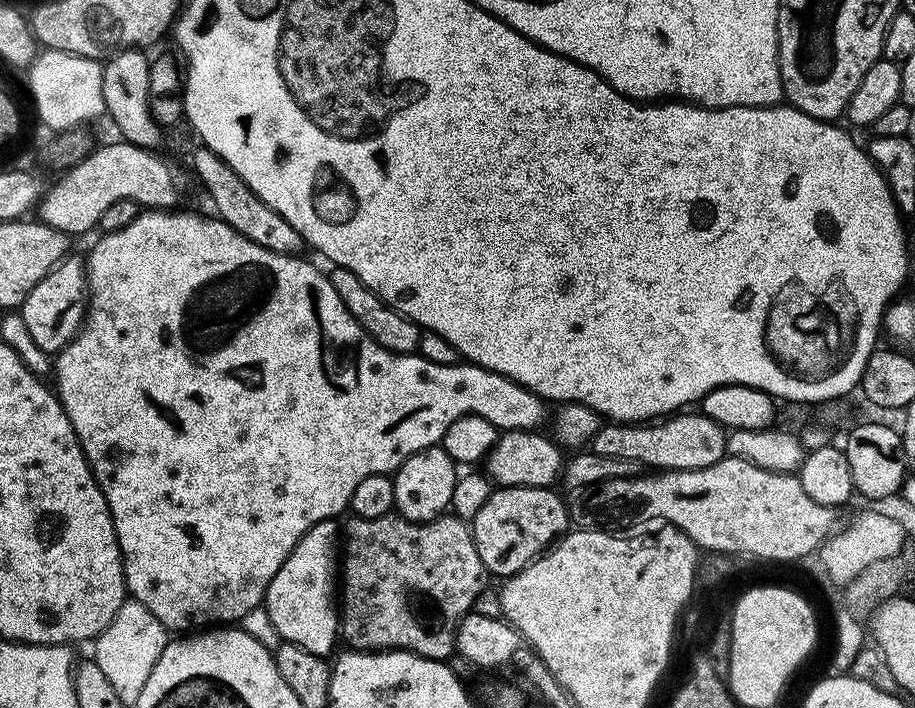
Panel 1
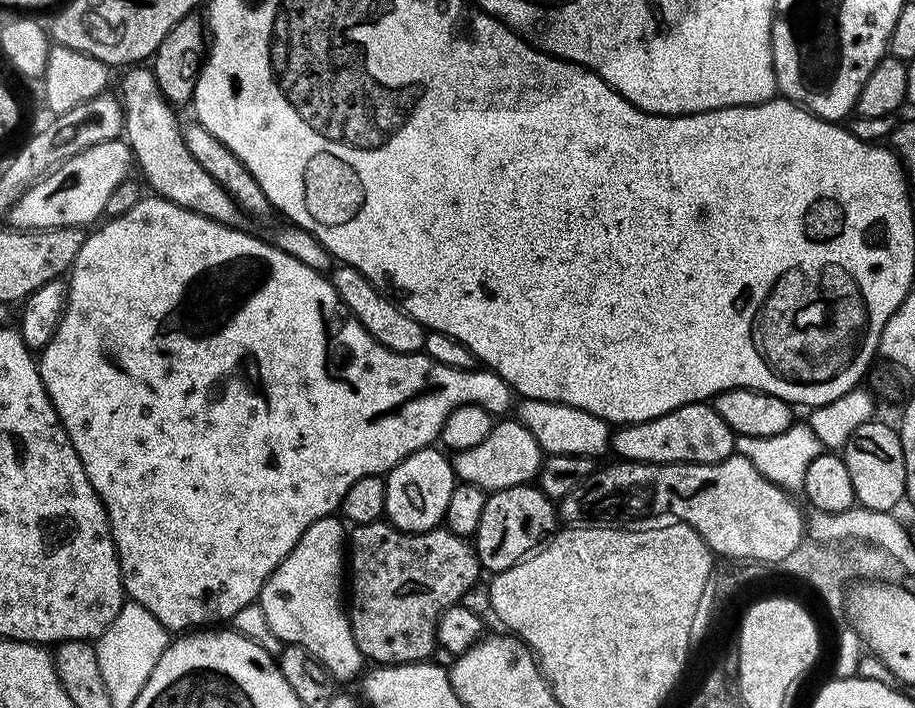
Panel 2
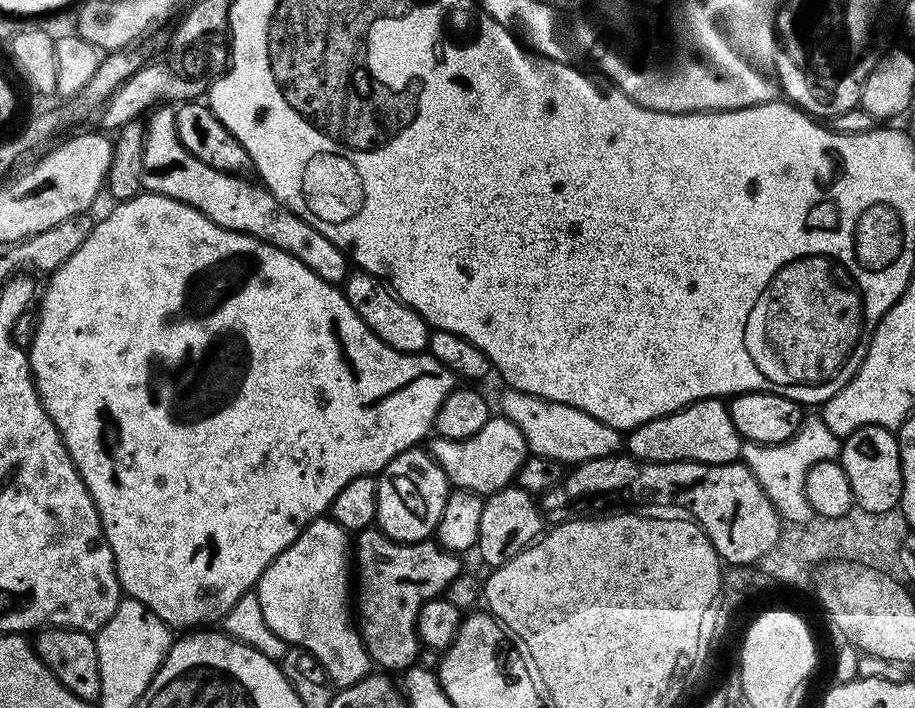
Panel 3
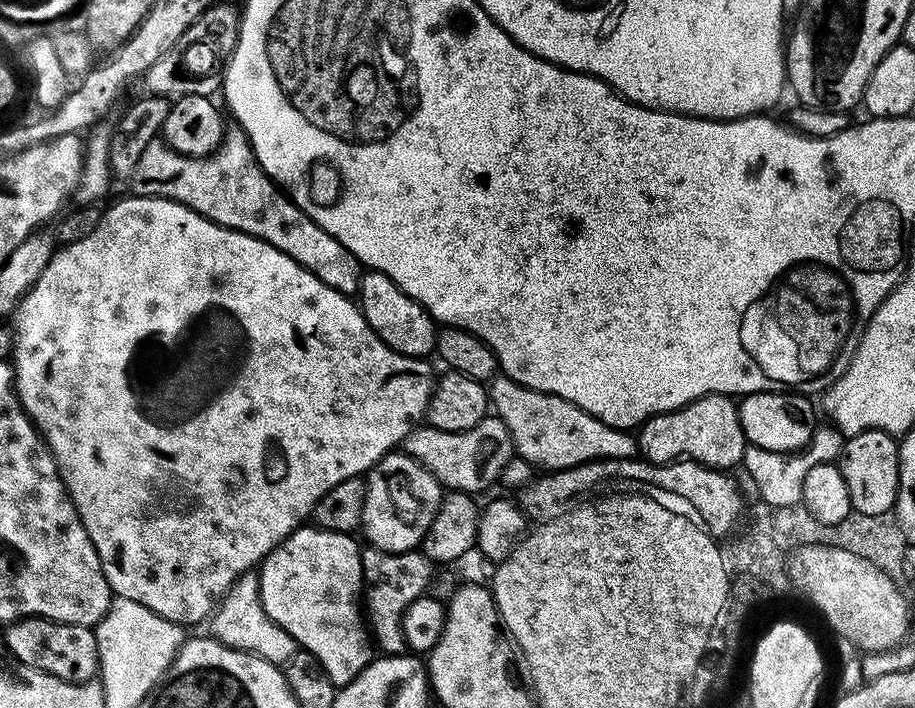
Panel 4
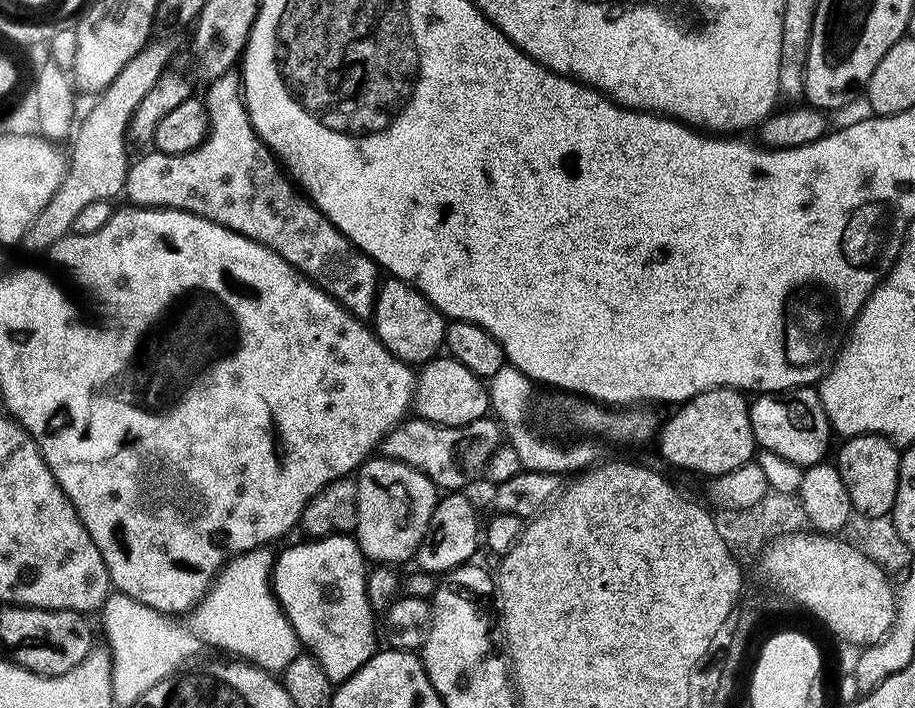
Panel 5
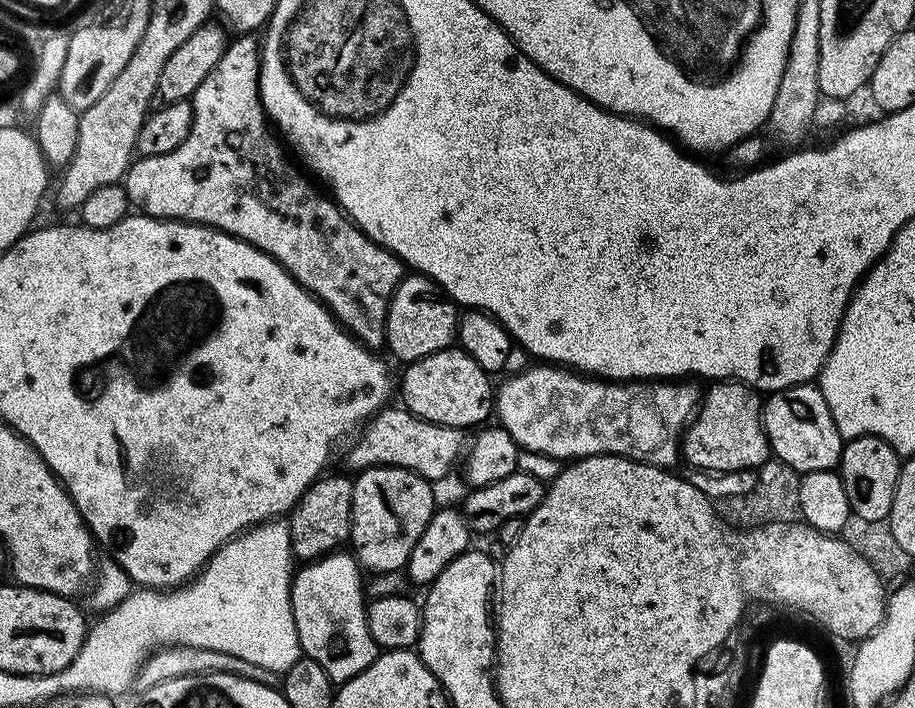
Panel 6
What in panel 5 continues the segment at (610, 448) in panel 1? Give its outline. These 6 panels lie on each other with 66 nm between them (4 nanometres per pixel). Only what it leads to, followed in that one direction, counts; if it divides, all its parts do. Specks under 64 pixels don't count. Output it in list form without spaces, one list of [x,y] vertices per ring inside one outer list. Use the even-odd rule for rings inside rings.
[[[709,384],[701,387],[672,425],[666,440],[667,451],[692,472],[719,474],[737,470],[755,461],[762,451],[756,429],[754,400],[739,384]]]

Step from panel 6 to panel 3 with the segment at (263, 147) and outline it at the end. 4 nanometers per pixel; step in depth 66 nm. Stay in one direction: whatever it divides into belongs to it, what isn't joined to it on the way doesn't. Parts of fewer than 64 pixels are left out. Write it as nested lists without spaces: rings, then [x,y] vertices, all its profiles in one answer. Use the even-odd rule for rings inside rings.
[[[160,106],[155,109],[156,116],[149,115],[146,120],[146,143],[144,145],[145,173],[168,176],[167,195],[173,196],[183,204],[199,208],[200,213],[210,218],[218,226],[229,228],[232,232],[243,232],[265,244],[272,244],[278,250],[298,258],[318,278],[337,286],[343,285],[350,271],[350,261],[344,251],[330,238],[318,234],[298,214],[294,214],[285,204],[280,204],[274,194],[259,183],[247,184],[240,174],[214,170],[198,158],[194,158],[176,139],[176,114],[171,107]]]

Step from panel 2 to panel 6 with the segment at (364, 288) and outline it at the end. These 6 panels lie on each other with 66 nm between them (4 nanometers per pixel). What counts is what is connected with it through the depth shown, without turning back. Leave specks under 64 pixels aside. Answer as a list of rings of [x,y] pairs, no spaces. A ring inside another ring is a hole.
[[[405,275],[392,292],[384,323],[384,343],[403,362],[421,360],[453,347],[458,336],[458,308],[428,276]]]

